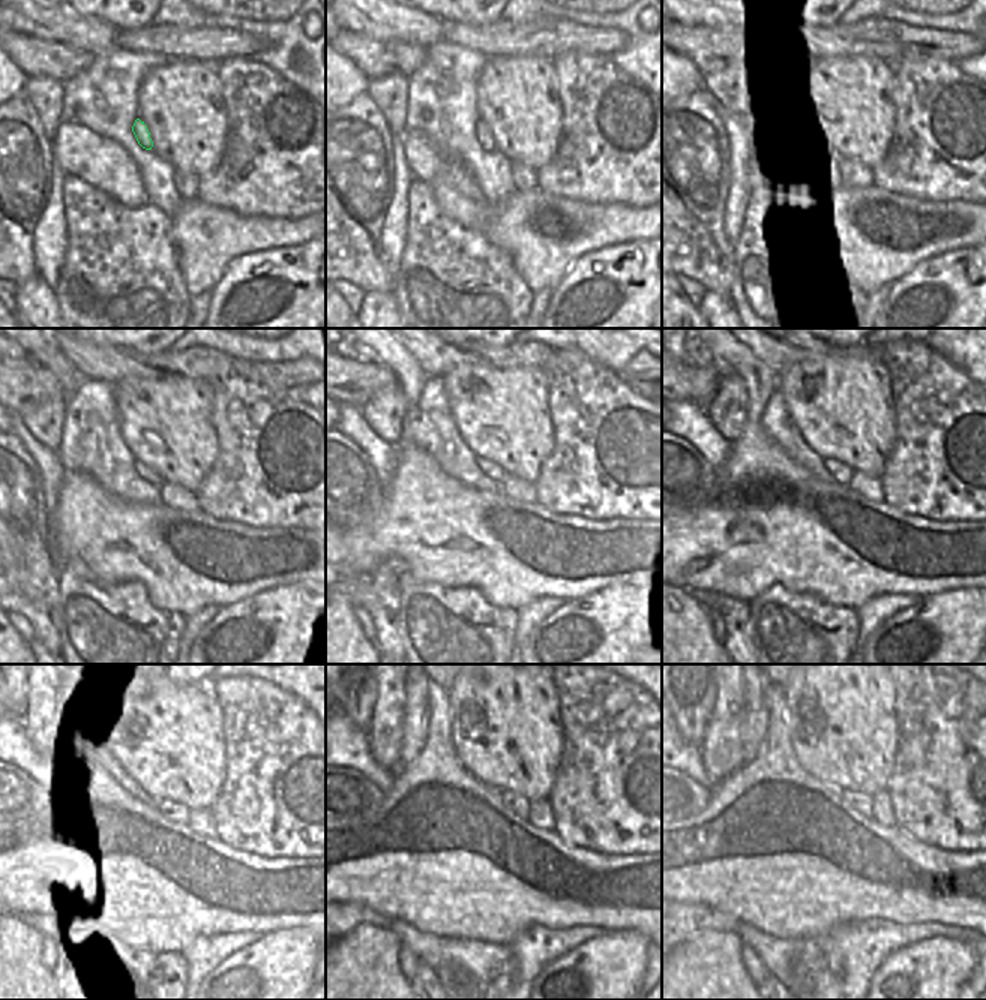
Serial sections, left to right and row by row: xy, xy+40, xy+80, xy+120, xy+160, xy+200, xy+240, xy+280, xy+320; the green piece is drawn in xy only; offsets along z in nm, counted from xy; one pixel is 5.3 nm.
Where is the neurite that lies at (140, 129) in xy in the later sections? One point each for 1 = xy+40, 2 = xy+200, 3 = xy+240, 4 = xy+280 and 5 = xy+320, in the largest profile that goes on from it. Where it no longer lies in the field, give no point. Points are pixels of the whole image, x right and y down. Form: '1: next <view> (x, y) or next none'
1: next xy+40 (482, 134)
2: next xy+200 (838, 471)
3: next xy+240 (176, 811)
4: next xy+280 (517, 804)
5: next xy+320 (860, 802)

